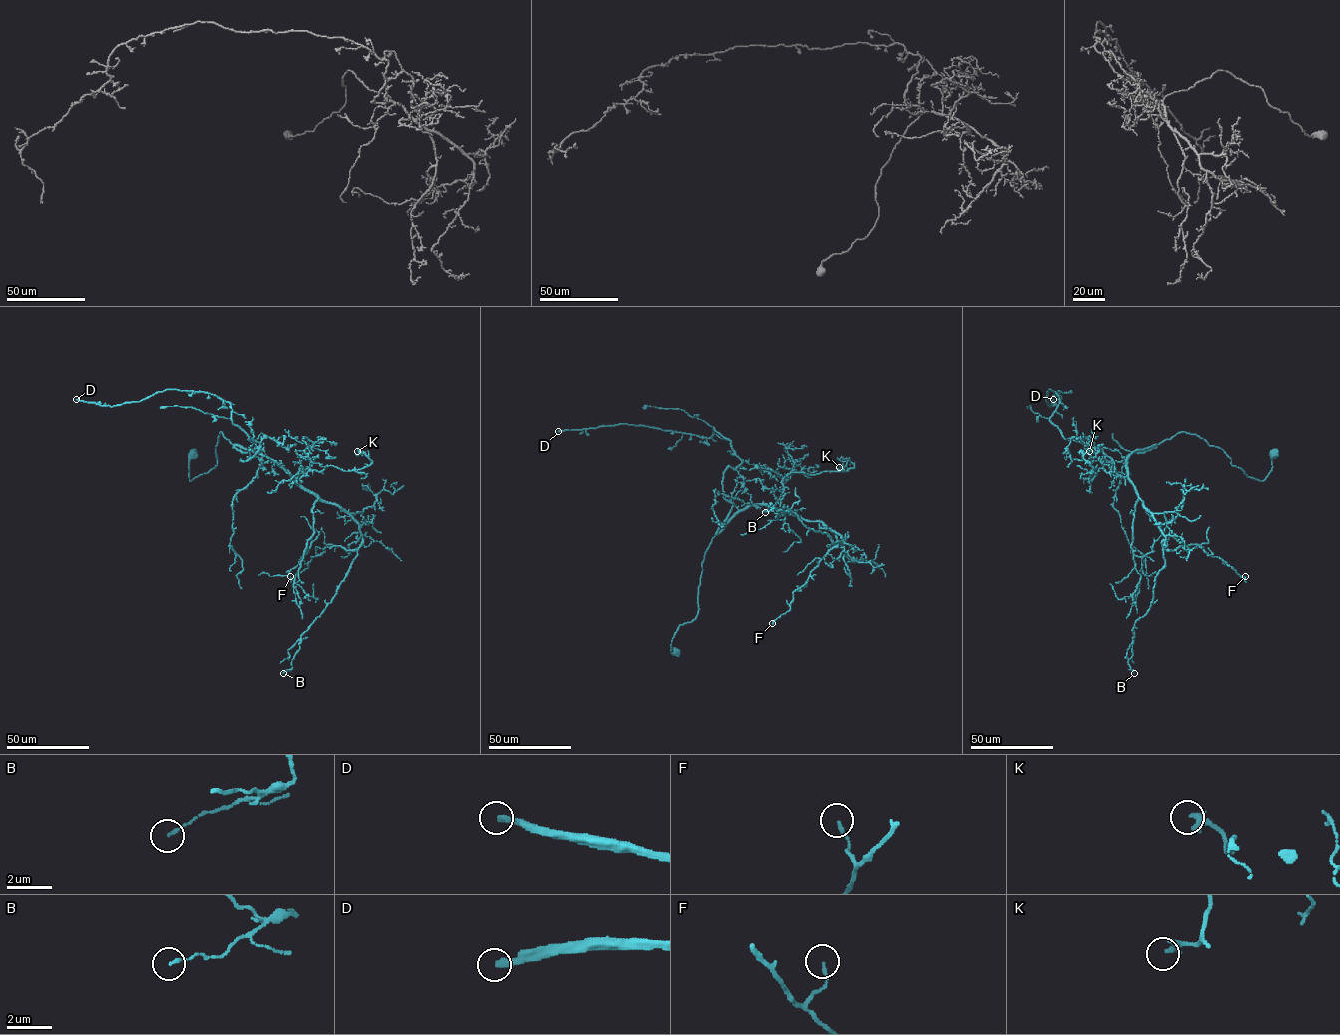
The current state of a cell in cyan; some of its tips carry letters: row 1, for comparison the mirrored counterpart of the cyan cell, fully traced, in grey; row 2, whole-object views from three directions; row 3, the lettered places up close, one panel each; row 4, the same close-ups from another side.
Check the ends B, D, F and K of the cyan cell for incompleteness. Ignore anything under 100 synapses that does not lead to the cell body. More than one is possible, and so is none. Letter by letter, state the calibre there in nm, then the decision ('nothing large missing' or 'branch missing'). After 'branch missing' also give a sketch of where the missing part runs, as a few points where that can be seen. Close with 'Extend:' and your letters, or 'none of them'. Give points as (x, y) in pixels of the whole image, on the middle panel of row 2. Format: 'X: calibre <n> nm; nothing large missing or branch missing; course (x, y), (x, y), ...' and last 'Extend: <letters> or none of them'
B: calibre 120 nm; nothing large missing
D: calibre 280 nm; branch missing
F: calibre 150 nm; nothing large missing
K: calibre 320 nm; nothing large missing
Extend: D

